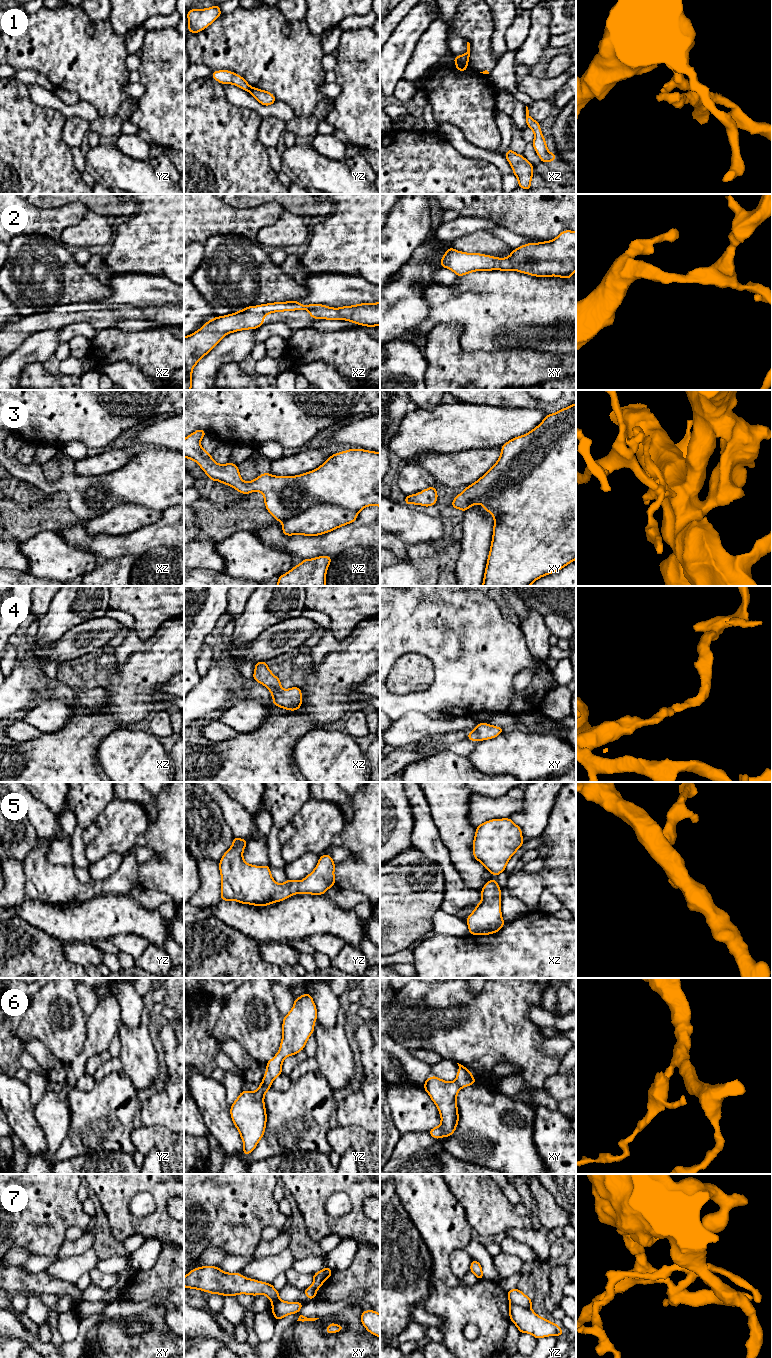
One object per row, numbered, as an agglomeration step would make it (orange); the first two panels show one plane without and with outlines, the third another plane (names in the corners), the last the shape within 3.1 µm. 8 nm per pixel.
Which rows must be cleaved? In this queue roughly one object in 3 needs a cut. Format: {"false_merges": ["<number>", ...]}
{"false_merges": ["1", "6", "7"]}

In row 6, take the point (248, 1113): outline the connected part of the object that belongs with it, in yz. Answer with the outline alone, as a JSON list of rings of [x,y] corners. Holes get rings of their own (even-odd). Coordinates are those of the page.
[[[261,1082],[255,1092],[241,1091],[231,1105],[231,1119],[243,1141],[244,1155],[249,1155],[264,1135],[267,1121],[264,1097],[270,1088]]]

